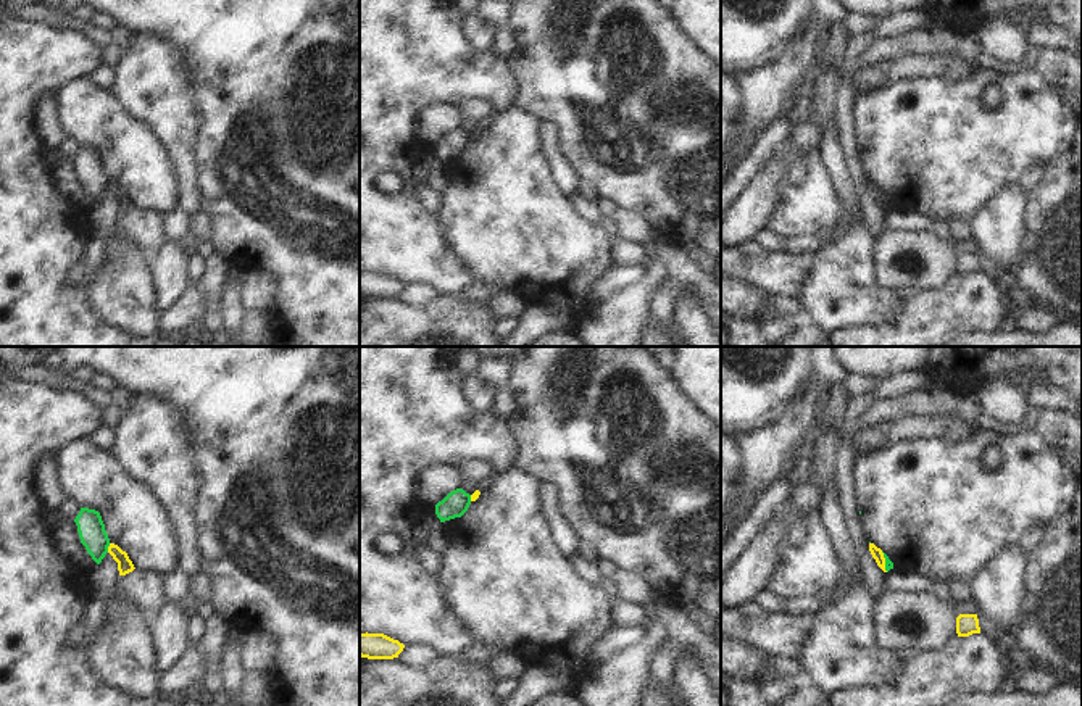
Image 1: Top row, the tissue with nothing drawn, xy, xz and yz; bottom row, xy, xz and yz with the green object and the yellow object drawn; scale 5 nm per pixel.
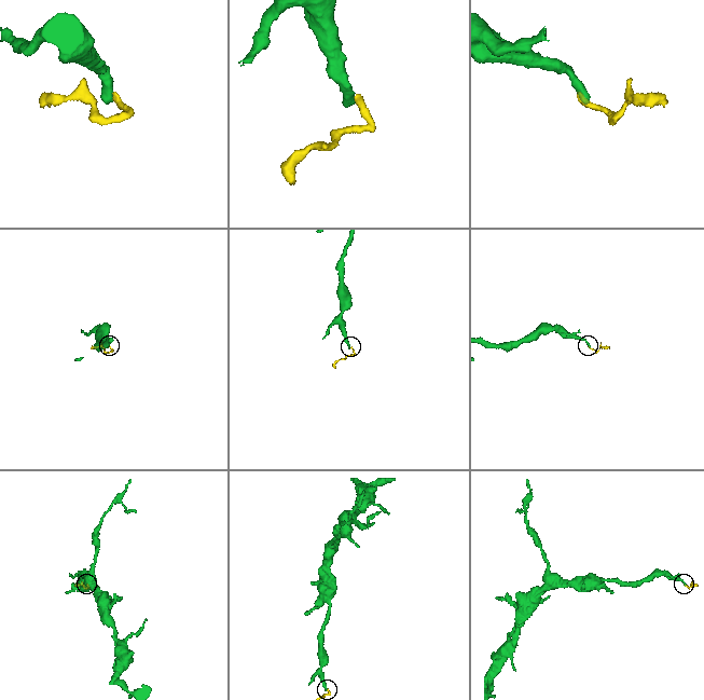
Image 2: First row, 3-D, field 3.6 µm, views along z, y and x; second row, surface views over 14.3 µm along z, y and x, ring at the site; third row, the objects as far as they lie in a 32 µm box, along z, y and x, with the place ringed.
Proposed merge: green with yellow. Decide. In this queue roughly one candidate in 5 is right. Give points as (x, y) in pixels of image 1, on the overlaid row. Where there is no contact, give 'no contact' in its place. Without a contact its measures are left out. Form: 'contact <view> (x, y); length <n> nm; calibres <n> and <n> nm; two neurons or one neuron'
contact xy (107, 548); length 50 nm; calibres 140 and 80 nm; two neurons

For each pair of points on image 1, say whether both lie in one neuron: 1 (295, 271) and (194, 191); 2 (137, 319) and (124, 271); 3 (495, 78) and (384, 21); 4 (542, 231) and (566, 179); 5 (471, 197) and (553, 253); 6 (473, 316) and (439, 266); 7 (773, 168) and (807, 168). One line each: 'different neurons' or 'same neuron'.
1: different neurons
2: same neuron
3: same neuron
4: different neurons
5: same neuron
6: different neurons
7: different neurons

